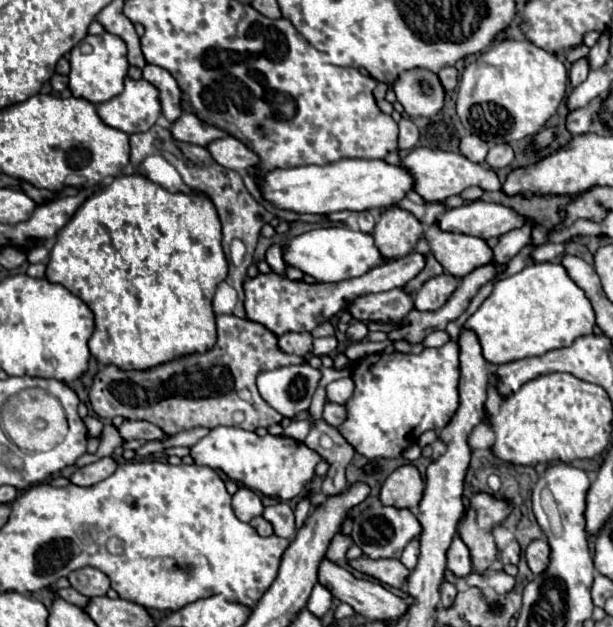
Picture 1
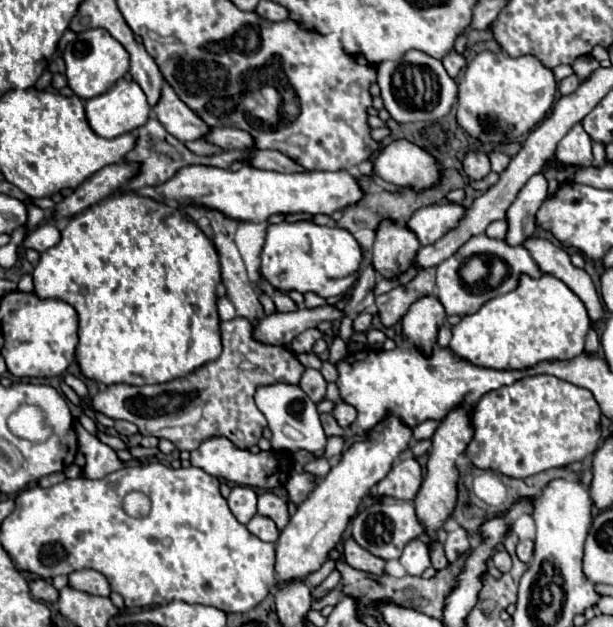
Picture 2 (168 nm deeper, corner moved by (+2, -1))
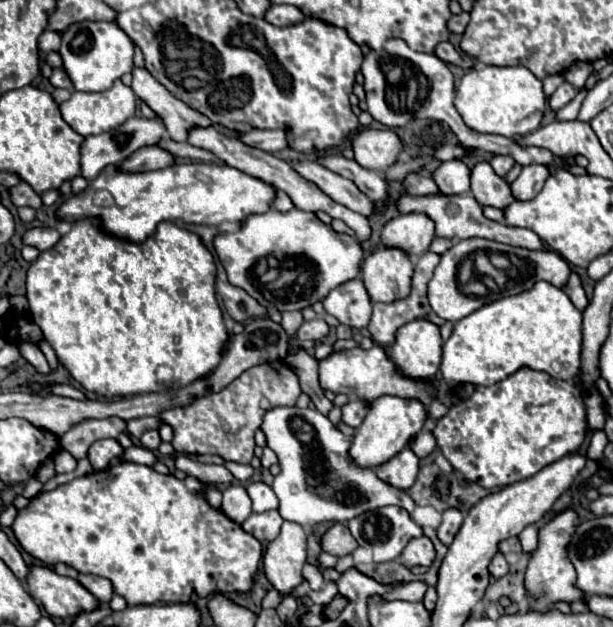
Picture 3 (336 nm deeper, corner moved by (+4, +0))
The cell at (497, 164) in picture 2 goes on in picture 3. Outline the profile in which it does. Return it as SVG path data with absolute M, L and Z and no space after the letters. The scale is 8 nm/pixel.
M495 155L489 163L491 163L493 171L495 171L497 175L501 175L501 177L515 165L515 161L513 161L511 157L505 157L505 155Z

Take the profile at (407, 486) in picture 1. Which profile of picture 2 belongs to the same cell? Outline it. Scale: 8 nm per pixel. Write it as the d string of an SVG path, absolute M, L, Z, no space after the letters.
M407 458L393 464L391 472L377 484L377 494L409 502L419 492L421 480L423 474L419 462L415 458Z

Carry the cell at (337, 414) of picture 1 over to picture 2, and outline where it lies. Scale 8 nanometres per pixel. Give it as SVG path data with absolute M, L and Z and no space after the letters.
M339 400L337 406L335 406L335 410L333 410L333 416L337 418L337 422L339 422L341 428L349 428L355 422L355 418L357 418L357 410L351 404Z

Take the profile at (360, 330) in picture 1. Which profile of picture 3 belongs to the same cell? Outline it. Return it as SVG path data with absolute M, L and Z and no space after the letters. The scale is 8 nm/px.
M351 279L335 287L323 299L323 307L329 315L353 329L365 329L371 321L371 299L359 279Z

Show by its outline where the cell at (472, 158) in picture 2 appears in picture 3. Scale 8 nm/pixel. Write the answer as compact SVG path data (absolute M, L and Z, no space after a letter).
M481 161L471 169L471 193L481 205L505 209L511 203L509 185L495 175L489 163Z

